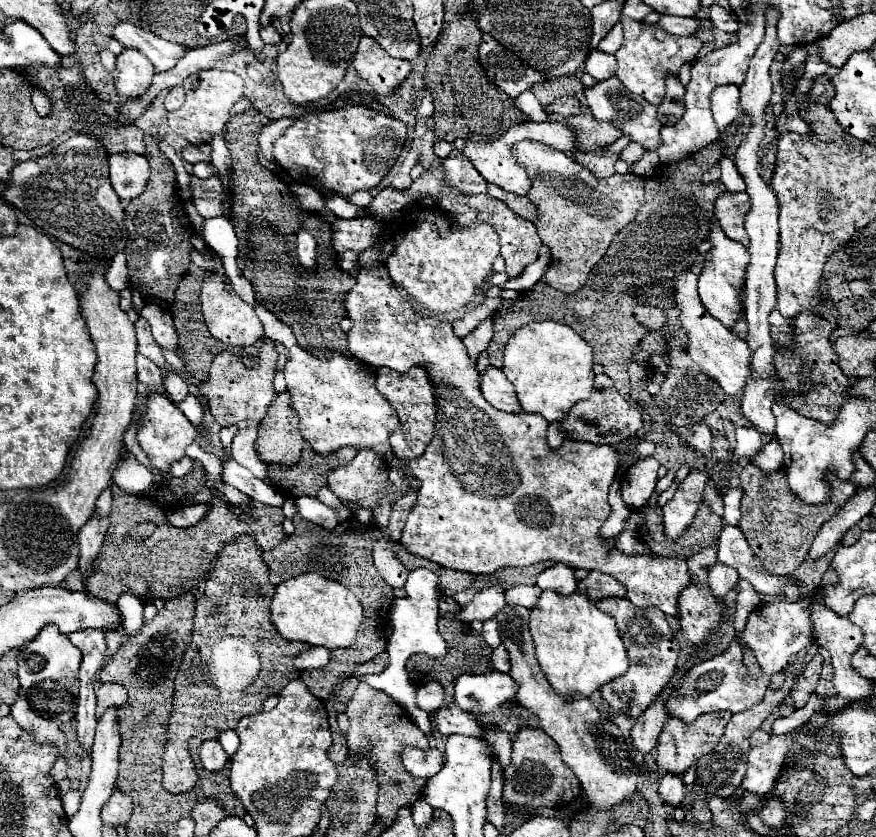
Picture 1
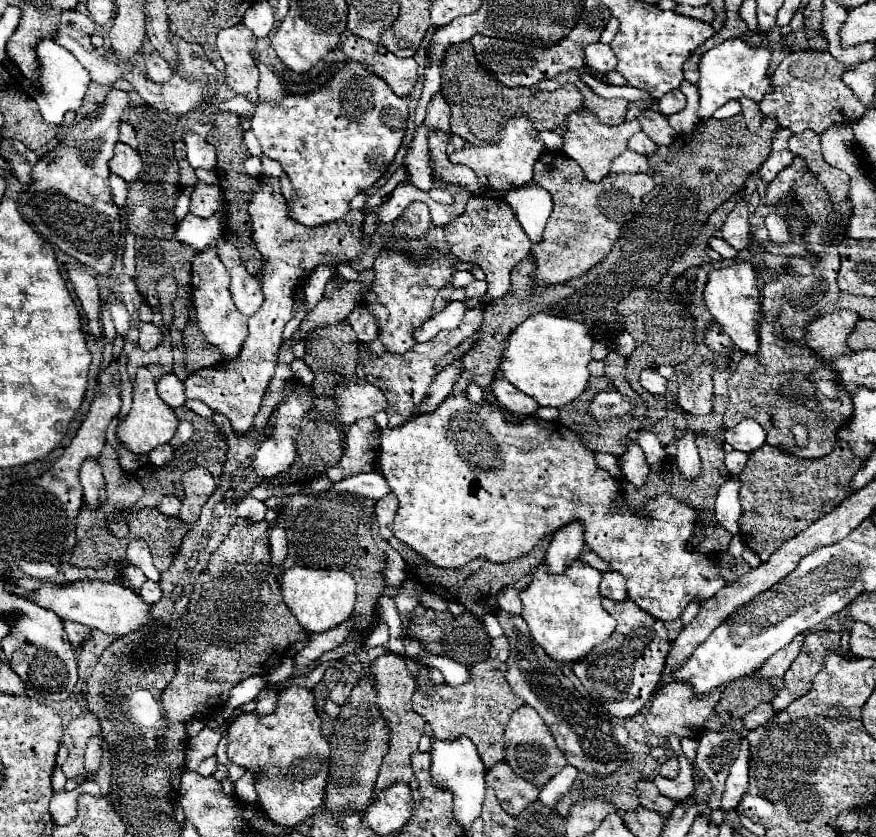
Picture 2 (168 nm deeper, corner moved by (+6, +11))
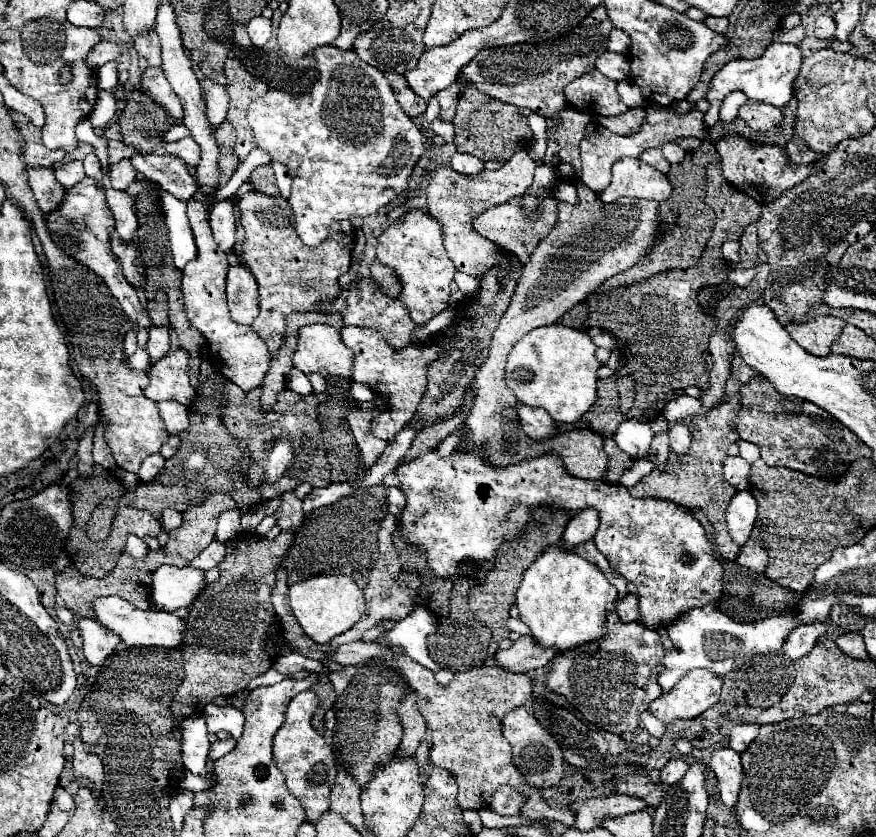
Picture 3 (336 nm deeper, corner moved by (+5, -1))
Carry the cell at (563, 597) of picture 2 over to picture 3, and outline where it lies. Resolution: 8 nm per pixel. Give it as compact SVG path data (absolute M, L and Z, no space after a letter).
M550 546L526 572L516 592L520 620L528 624L534 642L562 654L574 646L582 646L606 636L608 606L614 608L618 598L616 588L604 574L576 552Z

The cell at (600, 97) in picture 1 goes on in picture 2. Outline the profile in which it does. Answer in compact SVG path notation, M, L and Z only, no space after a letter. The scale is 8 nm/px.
M645 110L641 112L639 116L641 120L641 128L643 132L655 142L655 144L663 144L663 146L669 146L675 138L675 130L669 126L667 118L659 112L653 112L653 110Z

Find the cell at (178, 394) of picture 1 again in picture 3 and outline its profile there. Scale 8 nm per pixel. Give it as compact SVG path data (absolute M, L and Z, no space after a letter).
M164 400L158 404L158 410L170 434L180 434L188 428L188 408L184 404L178 404L176 400Z

